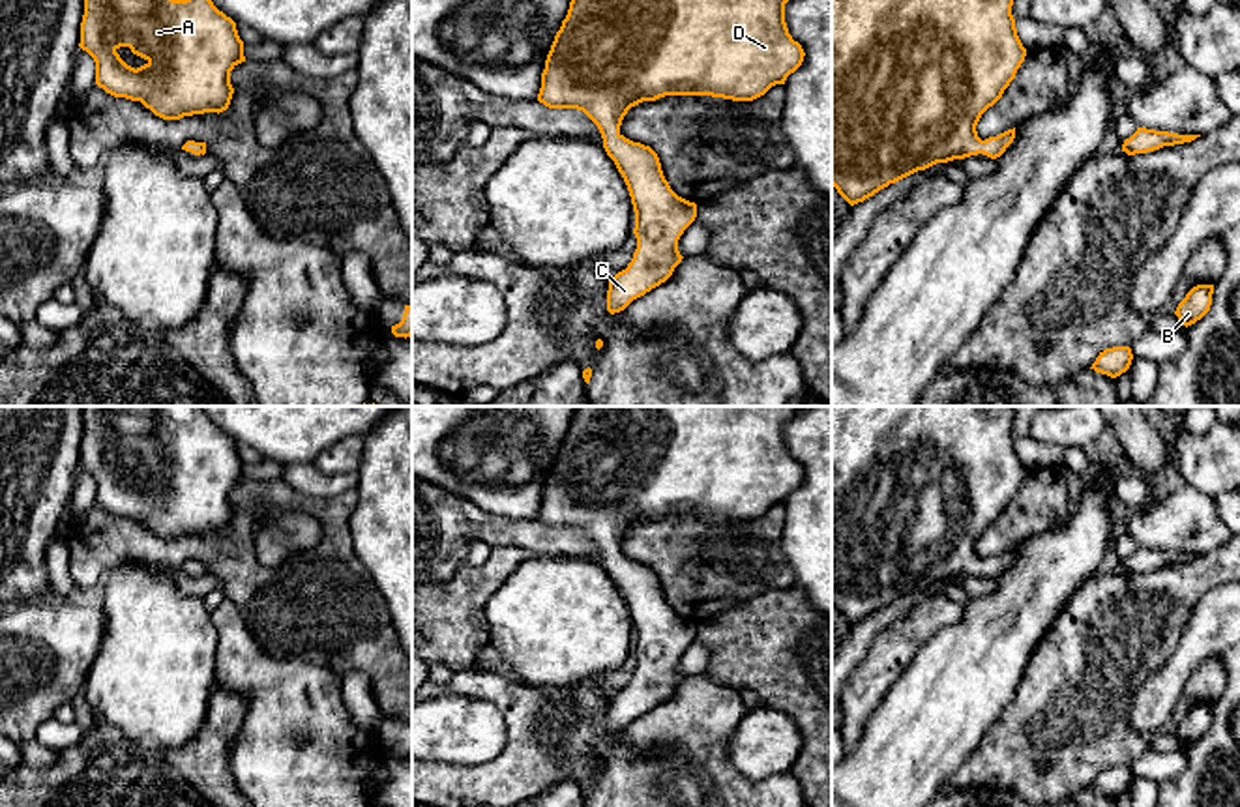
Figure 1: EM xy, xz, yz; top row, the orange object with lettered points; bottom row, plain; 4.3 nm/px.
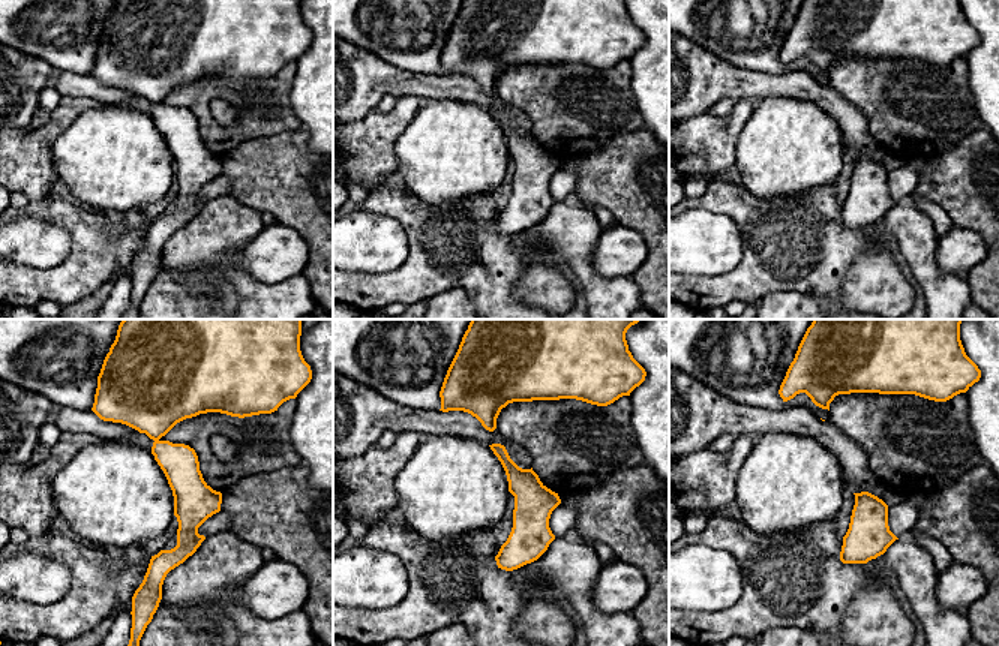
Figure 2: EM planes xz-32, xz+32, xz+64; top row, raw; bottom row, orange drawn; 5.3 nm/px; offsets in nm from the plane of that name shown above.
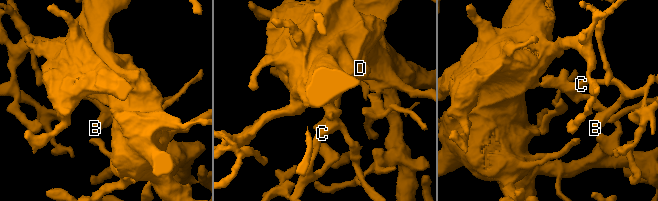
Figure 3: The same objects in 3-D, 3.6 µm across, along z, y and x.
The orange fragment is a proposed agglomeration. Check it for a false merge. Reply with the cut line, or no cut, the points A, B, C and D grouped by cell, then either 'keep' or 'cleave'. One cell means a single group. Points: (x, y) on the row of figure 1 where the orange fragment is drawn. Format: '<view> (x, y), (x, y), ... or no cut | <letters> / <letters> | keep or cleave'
no cut | A B C D | keep

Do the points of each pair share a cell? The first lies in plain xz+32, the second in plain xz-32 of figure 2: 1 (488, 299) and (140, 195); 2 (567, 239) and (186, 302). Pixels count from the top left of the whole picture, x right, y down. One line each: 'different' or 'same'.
1: different
2: different

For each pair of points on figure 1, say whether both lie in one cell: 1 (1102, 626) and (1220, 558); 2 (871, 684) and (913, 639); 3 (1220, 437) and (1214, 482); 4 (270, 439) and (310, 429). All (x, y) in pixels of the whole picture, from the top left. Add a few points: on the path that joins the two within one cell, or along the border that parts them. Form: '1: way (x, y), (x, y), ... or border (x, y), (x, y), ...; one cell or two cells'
1: way (1132, 624), (1190, 581); one cell
2: way (879, 673), (901, 650); one cell
3: way (1214, 448), (1210, 452), (1212, 470); one cell
4: way (280, 429), (300, 429); one cell

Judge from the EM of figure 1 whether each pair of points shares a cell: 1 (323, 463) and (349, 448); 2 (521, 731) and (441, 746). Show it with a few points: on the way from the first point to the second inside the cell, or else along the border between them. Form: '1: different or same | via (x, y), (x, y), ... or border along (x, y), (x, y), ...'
1: same | via (328, 463), (343, 454)
2: different | border along (486, 699), (502, 718), (506, 744), (476, 766)

